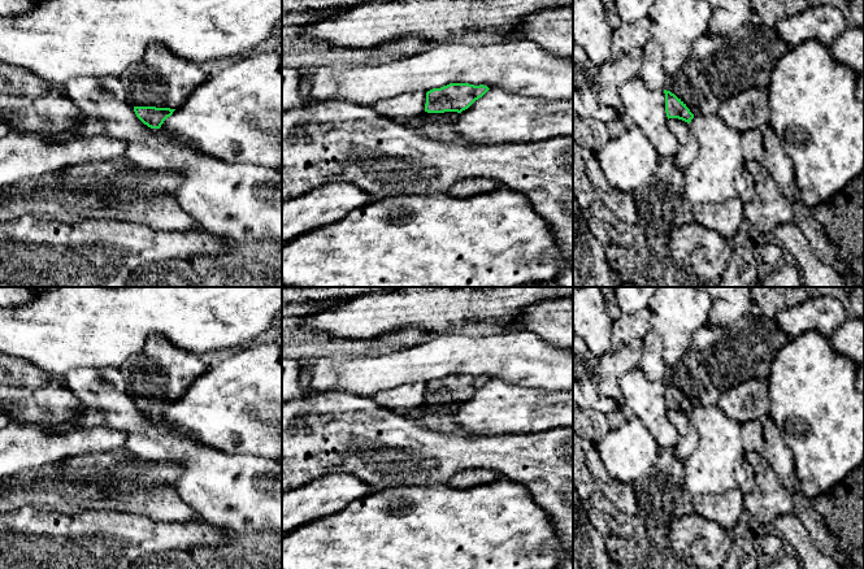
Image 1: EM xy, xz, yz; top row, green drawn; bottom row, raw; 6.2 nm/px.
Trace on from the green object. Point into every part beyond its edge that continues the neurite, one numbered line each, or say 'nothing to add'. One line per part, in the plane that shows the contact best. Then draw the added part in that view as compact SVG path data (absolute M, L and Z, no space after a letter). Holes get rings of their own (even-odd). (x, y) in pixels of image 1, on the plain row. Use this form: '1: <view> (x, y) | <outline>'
1: xy (161, 370) | M151 334L142 353L118 368L130 396L179 399L209 368L200 355L174 347L165 336Z

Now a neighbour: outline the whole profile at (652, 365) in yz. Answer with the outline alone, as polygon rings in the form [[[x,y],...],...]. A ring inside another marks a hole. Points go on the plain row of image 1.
[[[651,327],[642,338],[643,349],[639,369],[651,381],[664,381],[669,366],[663,359],[663,342],[659,334]]]

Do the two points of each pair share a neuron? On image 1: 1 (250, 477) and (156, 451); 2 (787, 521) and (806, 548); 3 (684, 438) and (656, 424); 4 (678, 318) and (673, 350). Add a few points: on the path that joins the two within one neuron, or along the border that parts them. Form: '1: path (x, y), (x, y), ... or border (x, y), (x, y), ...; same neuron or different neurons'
1: path (226, 472), (207, 472), (190, 455), (179, 451); same neuron
2: path (790, 528), (802, 542); same neuron
3: border (667, 411), (667, 417), (677, 431), (673, 447); different neurons
4: path (676, 326), (676, 342); same neuron

